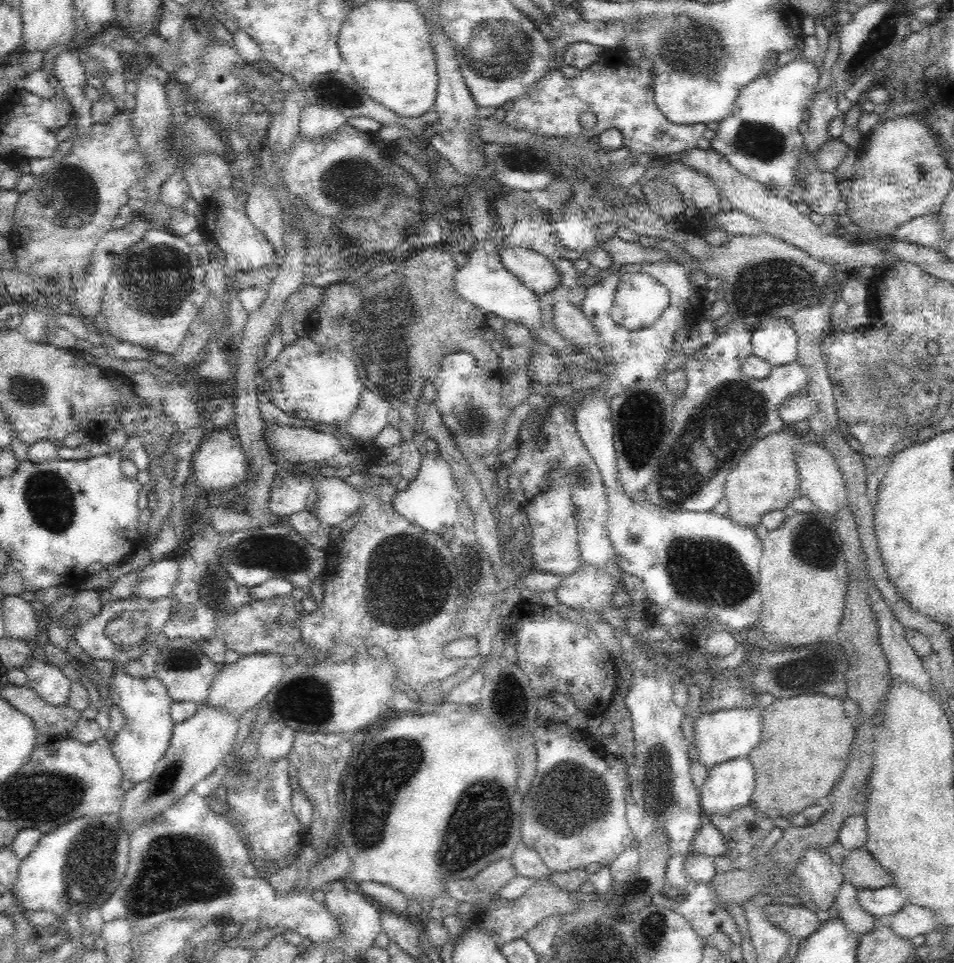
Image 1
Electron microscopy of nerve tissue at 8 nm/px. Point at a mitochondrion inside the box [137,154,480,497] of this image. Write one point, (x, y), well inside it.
(379, 336)

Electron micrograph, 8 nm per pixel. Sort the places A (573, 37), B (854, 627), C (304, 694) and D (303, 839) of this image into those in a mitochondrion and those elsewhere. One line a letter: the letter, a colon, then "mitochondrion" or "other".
A: other
B: other
C: mitochondrion
D: other

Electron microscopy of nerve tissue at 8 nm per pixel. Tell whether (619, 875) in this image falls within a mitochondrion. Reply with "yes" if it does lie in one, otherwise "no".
no

